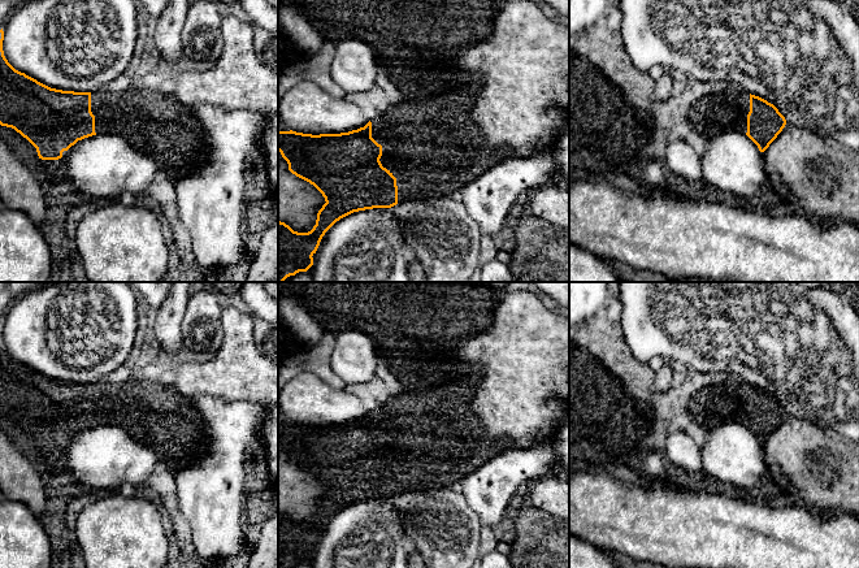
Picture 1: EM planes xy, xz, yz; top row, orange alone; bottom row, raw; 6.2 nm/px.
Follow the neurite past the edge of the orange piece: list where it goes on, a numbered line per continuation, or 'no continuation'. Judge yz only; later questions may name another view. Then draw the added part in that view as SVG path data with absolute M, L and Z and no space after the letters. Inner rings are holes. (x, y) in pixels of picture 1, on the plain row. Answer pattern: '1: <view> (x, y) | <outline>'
1: yz (727, 402) | M730 373L720 383L694 395L687 403L687 411L697 426L711 430L724 422L746 425L749 403L750 383Z

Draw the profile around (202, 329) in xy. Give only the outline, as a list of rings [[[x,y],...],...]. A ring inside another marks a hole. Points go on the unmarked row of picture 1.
[[[209,287],[188,296],[181,330],[183,346],[203,354],[216,354],[224,339],[222,308]]]

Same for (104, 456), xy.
[[[116,425],[78,432],[65,447],[68,474],[94,491],[117,491],[125,482],[146,485],[159,463],[157,454]]]

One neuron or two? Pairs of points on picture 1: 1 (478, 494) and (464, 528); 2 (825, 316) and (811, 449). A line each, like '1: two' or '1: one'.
1: two
2: two

